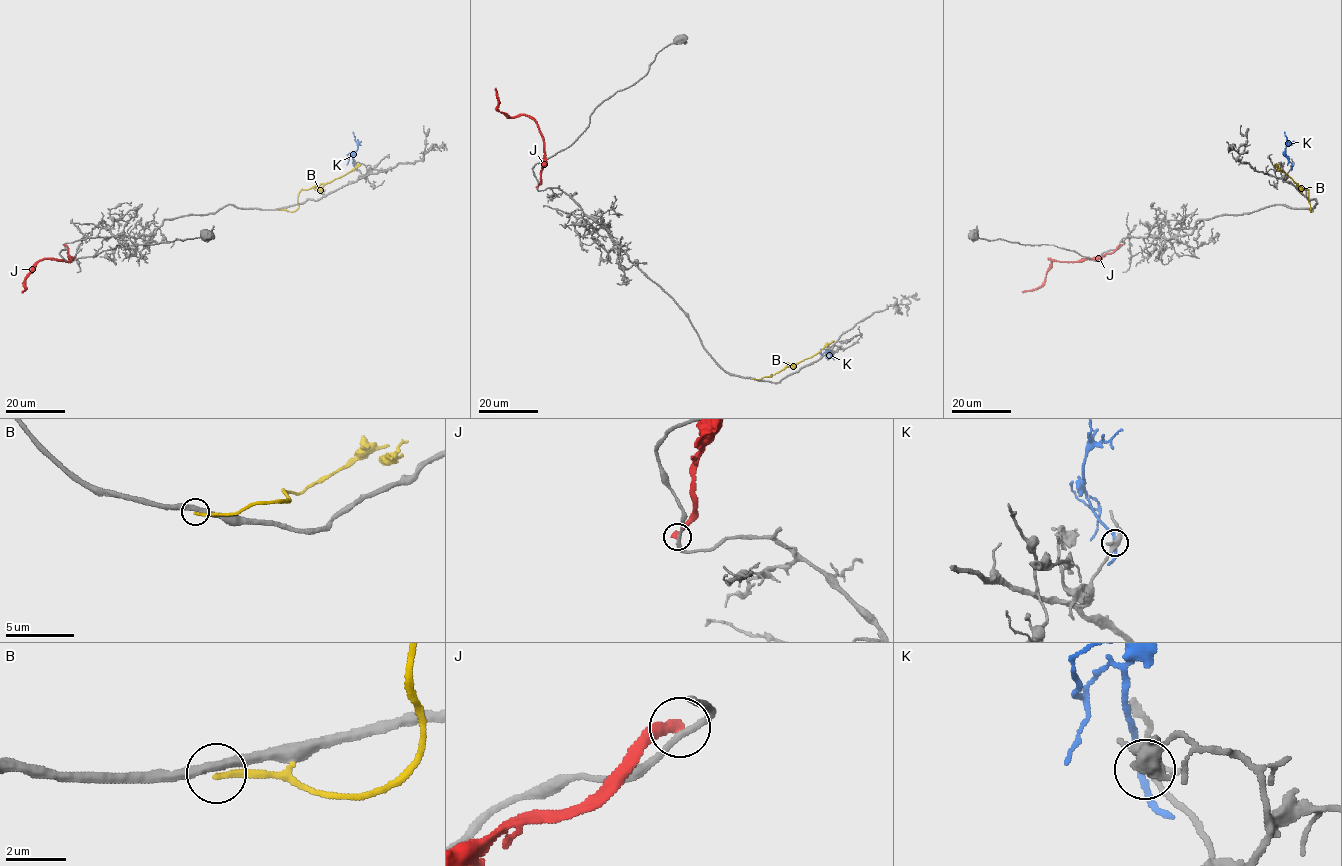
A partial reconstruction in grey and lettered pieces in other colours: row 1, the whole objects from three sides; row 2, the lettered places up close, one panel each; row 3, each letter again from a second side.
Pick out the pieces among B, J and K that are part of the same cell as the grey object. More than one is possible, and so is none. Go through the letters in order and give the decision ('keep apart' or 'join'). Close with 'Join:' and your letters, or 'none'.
B: keep apart
J: keep apart
K: keep apart
Join: none

